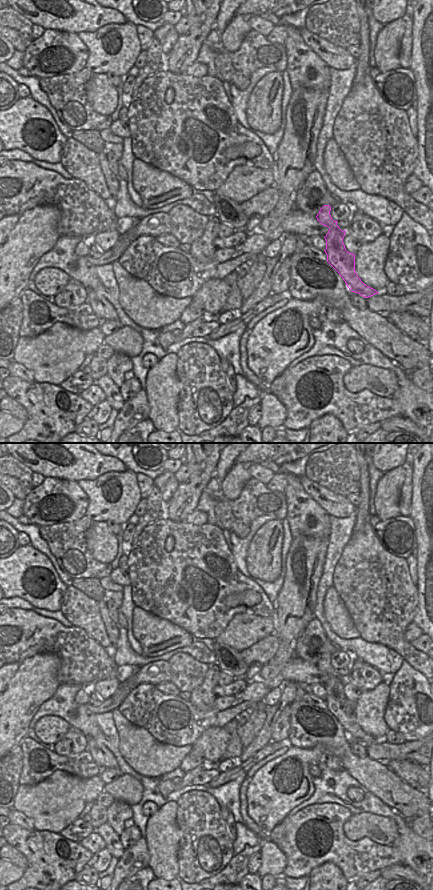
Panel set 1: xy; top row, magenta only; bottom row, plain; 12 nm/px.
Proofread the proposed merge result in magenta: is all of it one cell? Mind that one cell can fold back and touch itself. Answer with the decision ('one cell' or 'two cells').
one cell

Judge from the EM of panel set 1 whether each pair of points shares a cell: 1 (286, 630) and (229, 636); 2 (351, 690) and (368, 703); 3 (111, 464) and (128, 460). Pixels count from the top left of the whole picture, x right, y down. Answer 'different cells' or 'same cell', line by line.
1: different cells
2: different cells
3: different cells

